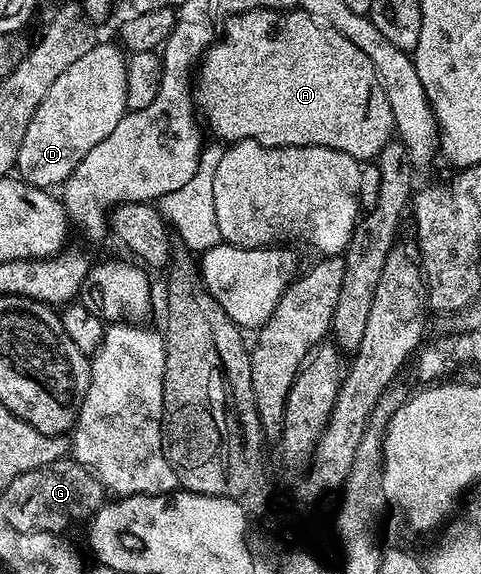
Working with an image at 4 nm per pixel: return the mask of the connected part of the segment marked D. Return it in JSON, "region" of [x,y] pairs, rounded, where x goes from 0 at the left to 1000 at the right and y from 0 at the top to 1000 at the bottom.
{"region":[[[195,77],[189,91],[173,91],[114,146],[106,146],[98,167],[73,188],[64,216],[56,216],[56,237],[40,251],[33,301],[64,324],[119,328],[143,312],[148,300],[206,251],[239,230],[239,216],[264,195],[264,94],[249,78]]]}

